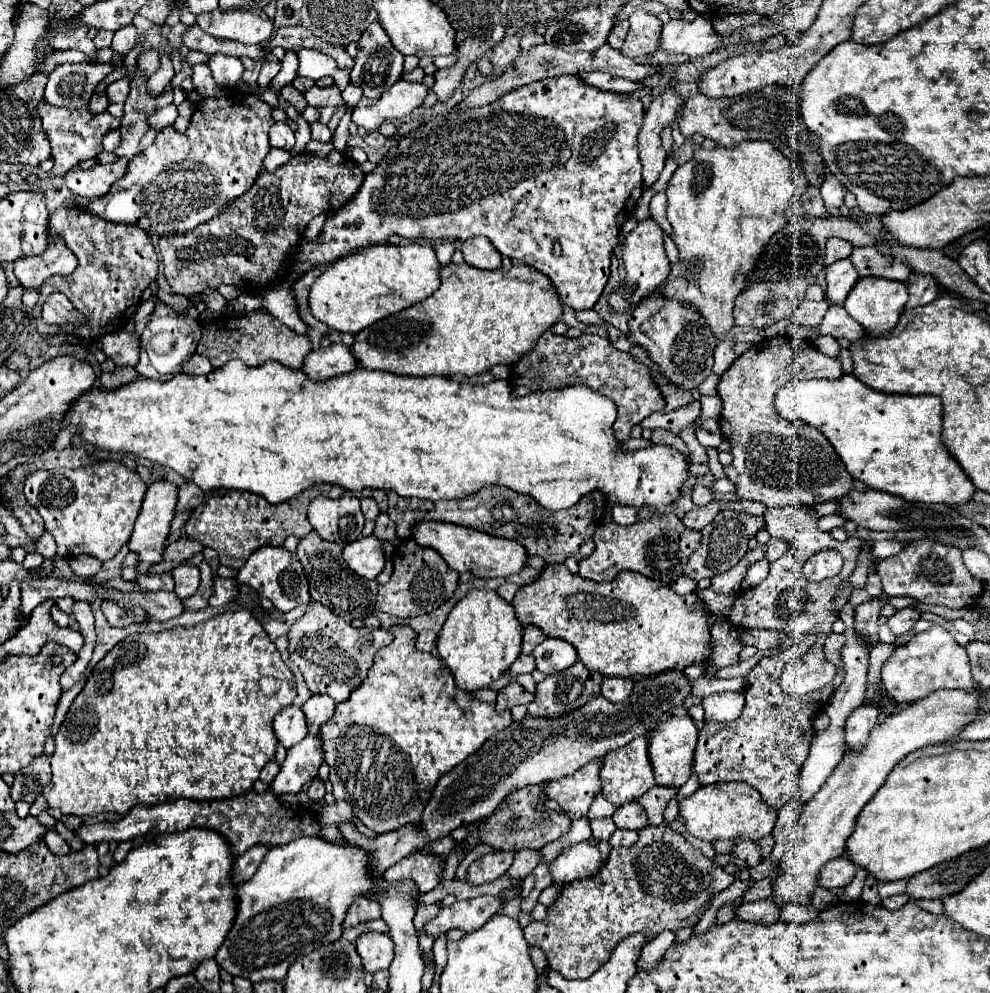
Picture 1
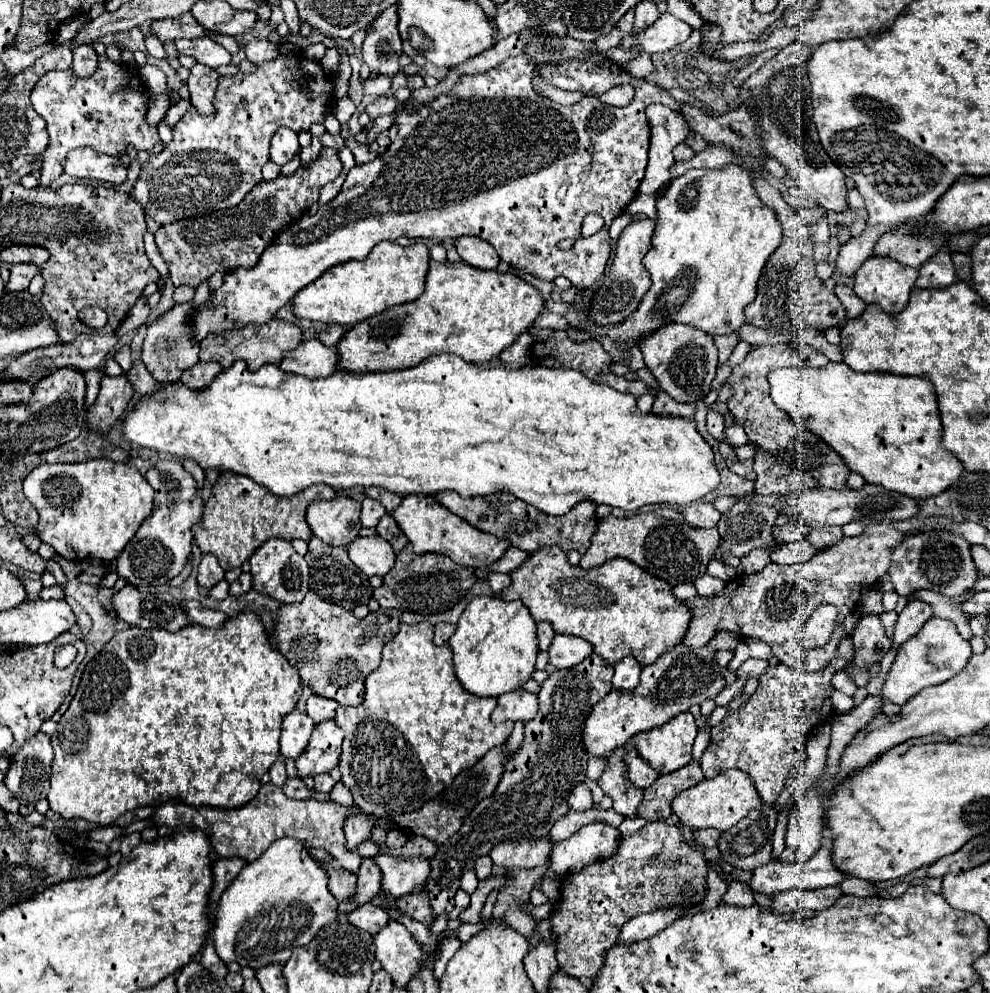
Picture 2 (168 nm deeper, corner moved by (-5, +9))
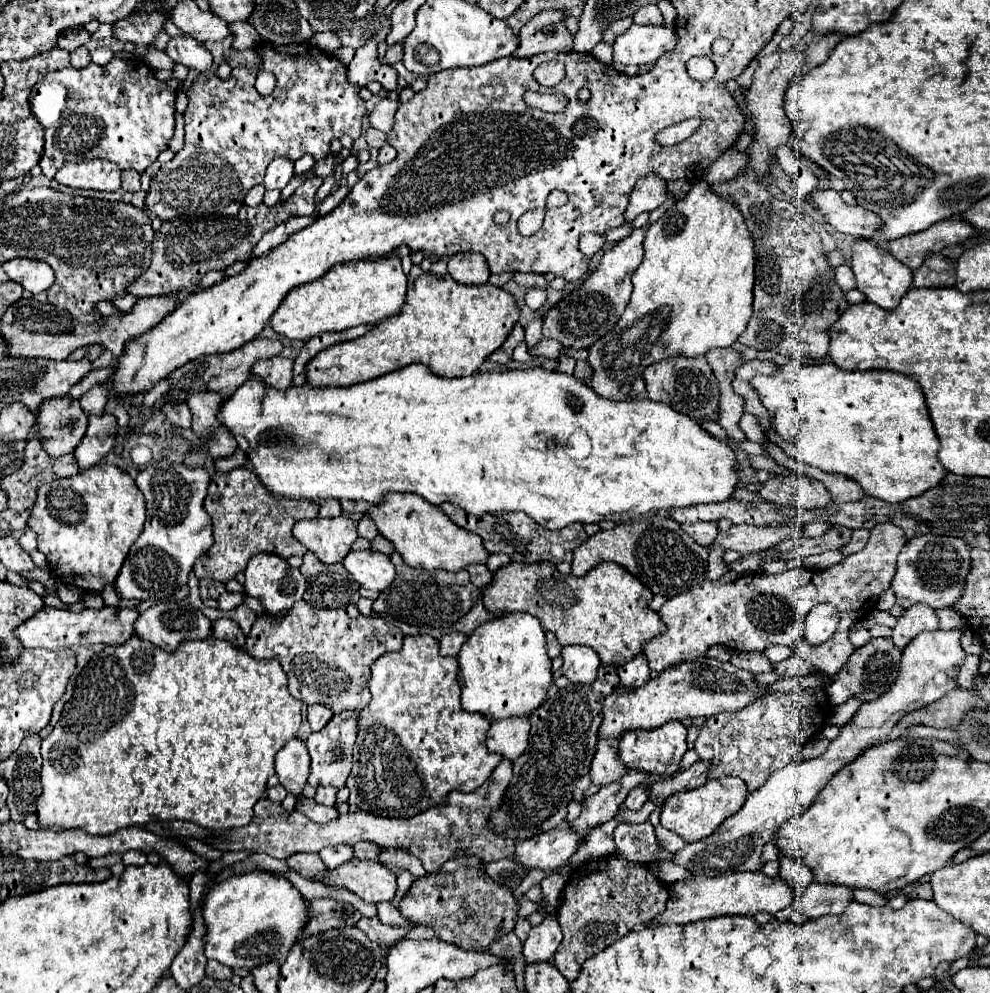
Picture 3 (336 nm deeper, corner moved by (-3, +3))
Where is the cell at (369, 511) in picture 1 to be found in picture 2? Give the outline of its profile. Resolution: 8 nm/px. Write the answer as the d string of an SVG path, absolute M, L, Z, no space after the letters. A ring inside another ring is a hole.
M371 498L363 500L363 512L361 512L361 524L363 526L377 526L383 514L385 514L383 504L379 504L377 500L371 500Z

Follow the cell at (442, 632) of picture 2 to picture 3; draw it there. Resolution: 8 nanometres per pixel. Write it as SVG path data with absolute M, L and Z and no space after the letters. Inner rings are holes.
M463 632L445 634L445 636L439 640L439 644L441 644L441 654L443 654L443 656L457 656L459 650L461 650L461 646L465 644L465 640L467 640L467 634L463 634Z

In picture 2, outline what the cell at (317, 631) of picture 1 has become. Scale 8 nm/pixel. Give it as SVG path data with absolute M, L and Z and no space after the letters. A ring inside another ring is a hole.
M313 590L307 592L307 596L301 602L285 604L279 608L275 632L271 634L271 642L281 650L281 654L299 670L301 682L313 690L317 696L333 698L341 706L357 706L363 700L363 682L365 676L375 670L381 662L381 650L383 646L395 638L399 632L399 620L387 616L383 610L367 614L363 620L357 620L353 612L339 608L337 604L321 600Z

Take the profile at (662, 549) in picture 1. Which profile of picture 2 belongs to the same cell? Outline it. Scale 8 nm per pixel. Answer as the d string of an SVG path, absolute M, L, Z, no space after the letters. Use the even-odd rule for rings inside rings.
M657 508L649 512L639 512L627 518L615 518L613 514L599 520L597 530L591 538L589 550L583 554L579 566L589 570L601 566L611 558L627 558L647 570L649 574L677 586L681 582L693 582L703 576L711 560L713 550L719 546L719 532L715 528L691 528L683 514L671 508Z

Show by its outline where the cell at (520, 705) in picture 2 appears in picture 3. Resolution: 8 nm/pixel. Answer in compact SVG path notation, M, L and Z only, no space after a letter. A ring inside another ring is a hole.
M513 718L493 722L487 734L485 746L489 752L497 752L503 758L517 760L529 742L529 720L527 718Z

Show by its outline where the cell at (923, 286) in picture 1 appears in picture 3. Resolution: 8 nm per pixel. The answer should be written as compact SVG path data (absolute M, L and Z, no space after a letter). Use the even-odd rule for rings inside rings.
M929 254L913 278L917 288L945 288L955 286L955 268L941 254Z

